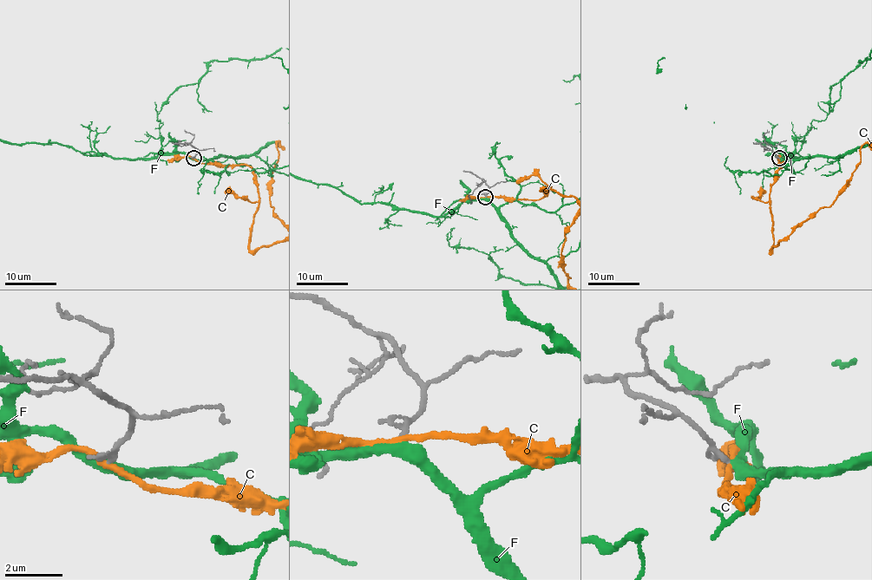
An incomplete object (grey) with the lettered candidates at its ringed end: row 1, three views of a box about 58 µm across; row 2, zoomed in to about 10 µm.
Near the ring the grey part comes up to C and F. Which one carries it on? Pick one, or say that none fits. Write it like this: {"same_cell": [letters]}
{"same_cell": ["F"]}

